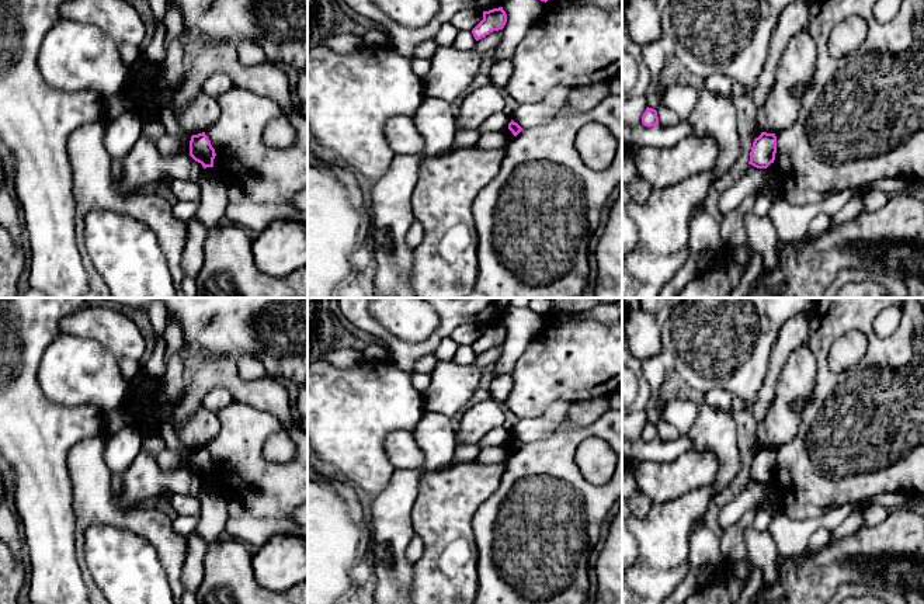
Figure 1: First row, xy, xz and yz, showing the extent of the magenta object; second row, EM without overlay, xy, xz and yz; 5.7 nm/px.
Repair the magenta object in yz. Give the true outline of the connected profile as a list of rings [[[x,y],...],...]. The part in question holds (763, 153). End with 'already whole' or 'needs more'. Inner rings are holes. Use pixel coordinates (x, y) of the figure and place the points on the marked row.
[[[761,132],[761,135],[755,138],[753,142],[748,164],[757,169],[767,169],[771,163],[774,163],[775,153],[777,153],[775,133]]] | already whole

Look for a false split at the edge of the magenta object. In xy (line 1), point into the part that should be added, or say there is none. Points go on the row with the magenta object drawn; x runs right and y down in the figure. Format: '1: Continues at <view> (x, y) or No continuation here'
1: No continuation here

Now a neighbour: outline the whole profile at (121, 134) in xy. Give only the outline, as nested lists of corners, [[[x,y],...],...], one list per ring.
[[[135,111],[124,112],[110,121],[104,135],[104,146],[112,160],[122,160],[142,135],[142,119]]]

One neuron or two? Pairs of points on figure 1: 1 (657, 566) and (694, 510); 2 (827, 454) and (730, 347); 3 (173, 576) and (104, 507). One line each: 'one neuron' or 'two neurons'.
1: one neuron
2: two neurons
3: one neuron

